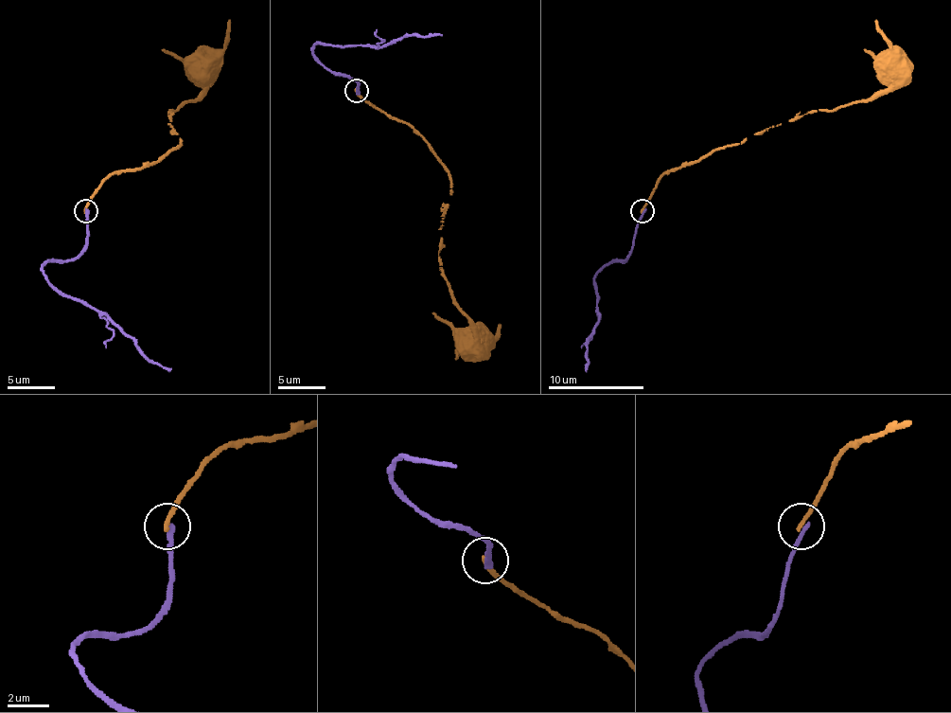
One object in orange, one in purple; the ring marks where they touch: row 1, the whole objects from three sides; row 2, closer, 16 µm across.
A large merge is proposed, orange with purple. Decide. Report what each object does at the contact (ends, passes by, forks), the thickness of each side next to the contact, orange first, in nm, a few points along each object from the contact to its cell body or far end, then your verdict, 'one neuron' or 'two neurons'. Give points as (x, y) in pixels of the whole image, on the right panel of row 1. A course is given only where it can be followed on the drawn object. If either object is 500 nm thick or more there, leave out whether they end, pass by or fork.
orange ends there; purple ends there; 200 nm thick on the orange side, 260 nm on the other; orange runs (642, 210), (663, 174), (770, 126), (863, 102), (885, 88), (880, 69), (885, 55), (892, 55), (892, 69); purple runs (643, 210), (634, 245), (625, 260), (613, 260), (596, 276), (599, 312), (587, 346), (587, 370); two neurons

